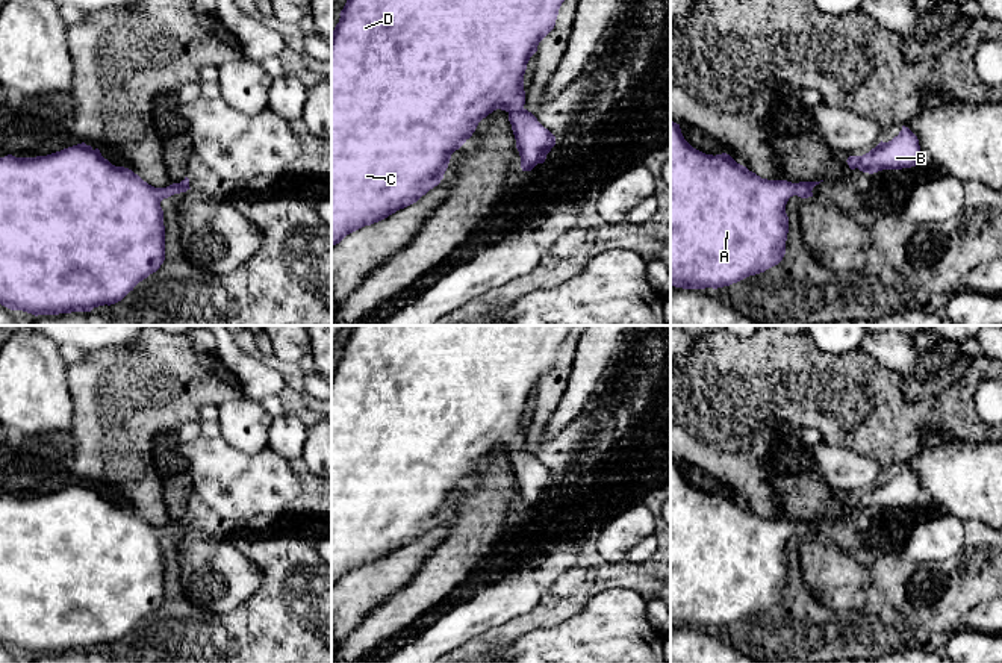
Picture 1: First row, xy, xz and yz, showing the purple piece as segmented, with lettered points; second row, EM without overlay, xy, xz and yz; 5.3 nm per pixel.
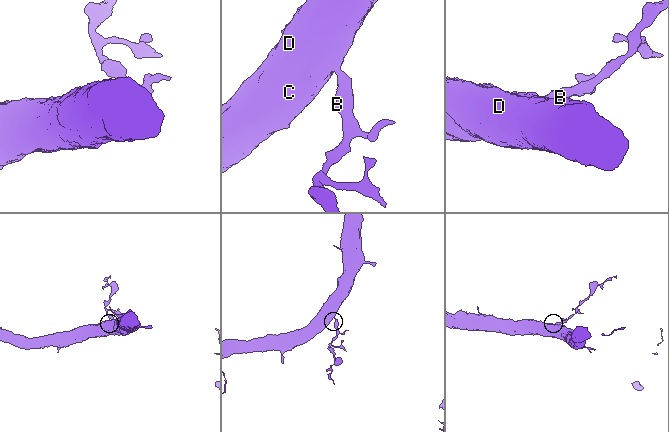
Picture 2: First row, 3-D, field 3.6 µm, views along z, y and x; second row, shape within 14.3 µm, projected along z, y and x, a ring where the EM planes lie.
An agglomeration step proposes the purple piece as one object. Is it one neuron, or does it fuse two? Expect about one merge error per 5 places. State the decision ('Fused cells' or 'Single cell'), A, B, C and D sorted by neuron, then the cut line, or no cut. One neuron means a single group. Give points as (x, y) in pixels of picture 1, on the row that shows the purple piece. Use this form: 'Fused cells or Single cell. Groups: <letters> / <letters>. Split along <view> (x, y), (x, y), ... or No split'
Single cell. Groups: A B C D. No split

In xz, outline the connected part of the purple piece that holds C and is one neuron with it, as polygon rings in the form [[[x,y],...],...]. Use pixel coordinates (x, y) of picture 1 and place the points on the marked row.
[[[347,0],[339,23],[331,32],[331,247],[347,235],[378,223],[400,209],[416,203],[437,186],[448,168],[451,154],[475,132],[478,123],[496,109],[509,114],[509,121],[521,156],[522,171],[543,163],[555,145],[555,136],[528,112],[525,104],[524,74],[539,42],[554,29],[565,0]]]

